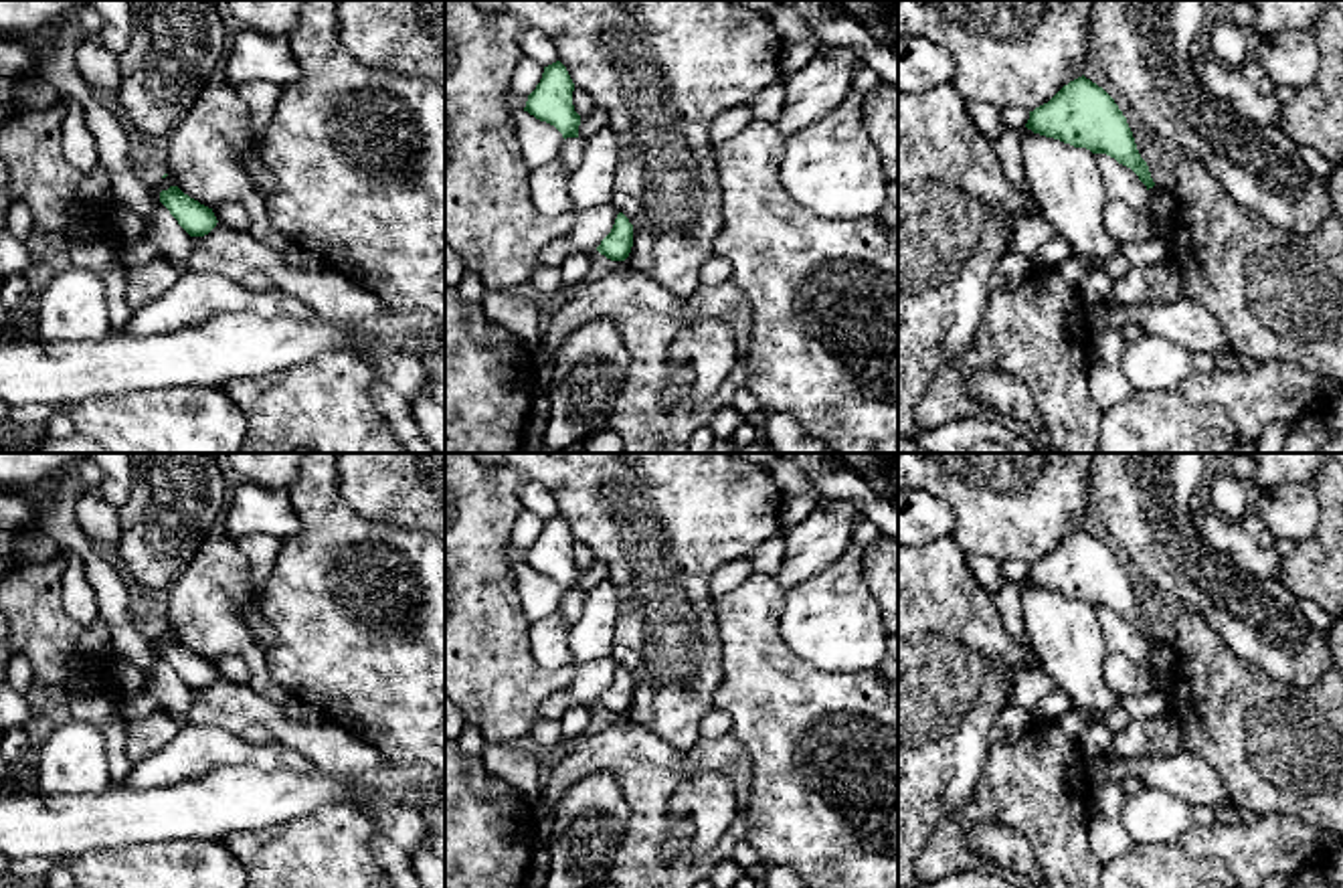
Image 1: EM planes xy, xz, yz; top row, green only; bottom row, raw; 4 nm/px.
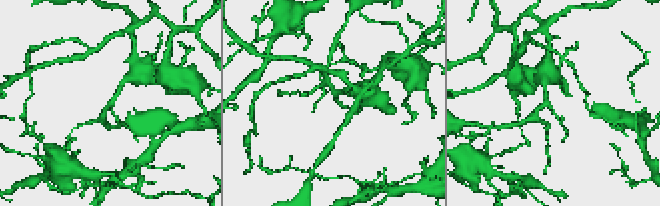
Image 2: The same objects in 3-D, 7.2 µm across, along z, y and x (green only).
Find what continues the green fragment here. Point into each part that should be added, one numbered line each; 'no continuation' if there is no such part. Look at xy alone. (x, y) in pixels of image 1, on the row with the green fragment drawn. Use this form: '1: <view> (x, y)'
no continuation

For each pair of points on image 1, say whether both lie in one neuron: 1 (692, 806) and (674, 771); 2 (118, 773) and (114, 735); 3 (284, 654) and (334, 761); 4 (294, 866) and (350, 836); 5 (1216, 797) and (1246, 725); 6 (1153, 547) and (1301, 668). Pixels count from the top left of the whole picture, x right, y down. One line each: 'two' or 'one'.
1: two
2: one
3: two
4: one
5: two
6: one

